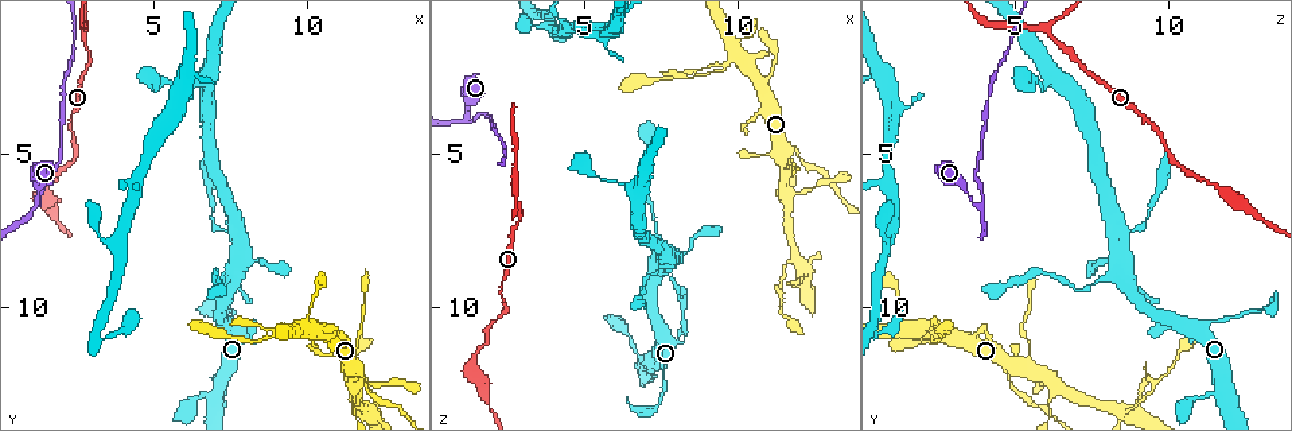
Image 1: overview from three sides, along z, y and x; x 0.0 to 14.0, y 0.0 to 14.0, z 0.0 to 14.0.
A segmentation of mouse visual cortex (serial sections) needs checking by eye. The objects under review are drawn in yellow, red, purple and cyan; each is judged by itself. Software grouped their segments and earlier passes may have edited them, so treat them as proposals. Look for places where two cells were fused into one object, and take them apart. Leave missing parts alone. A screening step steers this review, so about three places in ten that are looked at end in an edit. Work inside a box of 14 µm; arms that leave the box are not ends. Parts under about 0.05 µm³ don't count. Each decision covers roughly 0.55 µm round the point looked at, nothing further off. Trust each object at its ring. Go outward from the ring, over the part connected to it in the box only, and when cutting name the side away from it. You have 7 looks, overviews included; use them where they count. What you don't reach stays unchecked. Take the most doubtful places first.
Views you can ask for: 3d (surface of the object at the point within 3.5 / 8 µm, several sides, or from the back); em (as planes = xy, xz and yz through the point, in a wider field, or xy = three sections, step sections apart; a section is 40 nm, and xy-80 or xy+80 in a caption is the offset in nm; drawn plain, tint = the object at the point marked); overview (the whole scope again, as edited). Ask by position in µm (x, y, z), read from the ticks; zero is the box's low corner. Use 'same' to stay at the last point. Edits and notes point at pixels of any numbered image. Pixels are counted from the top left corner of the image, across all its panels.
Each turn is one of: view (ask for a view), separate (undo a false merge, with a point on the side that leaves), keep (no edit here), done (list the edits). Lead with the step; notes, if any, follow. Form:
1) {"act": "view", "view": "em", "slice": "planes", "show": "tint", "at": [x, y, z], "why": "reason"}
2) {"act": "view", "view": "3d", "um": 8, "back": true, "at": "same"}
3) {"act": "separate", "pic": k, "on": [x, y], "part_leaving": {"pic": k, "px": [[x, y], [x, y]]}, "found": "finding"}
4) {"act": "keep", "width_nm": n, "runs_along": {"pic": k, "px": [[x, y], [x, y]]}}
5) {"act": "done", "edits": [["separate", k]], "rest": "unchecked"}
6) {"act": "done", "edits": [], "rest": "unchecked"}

{"act": "view", "view": "3d", "um": 3.5, "at": [1.1, 6.7, 3.9], "why": "sharp bend"}

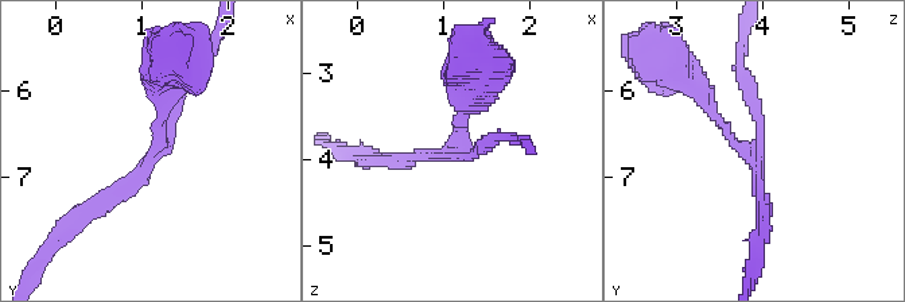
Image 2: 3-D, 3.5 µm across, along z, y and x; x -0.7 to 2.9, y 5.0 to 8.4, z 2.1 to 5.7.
{"act": "view", "view": "em", "slice": "xy", "step": 2, "show": "tint", "at": [1.20, 6.70, 3.75], "arms": 3, "arm_widths_nm": [150, 200, 200]}

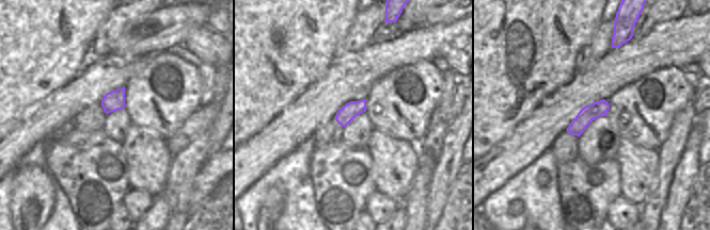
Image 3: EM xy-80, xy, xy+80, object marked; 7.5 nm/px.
{"act": "keep", "found": "continuous, no second cell"}

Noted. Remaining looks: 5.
{"act": "view", "view": "3d", "um": 3.5, "at": [11.5, 11.3, 5.5], "why": "narrows sharply"}

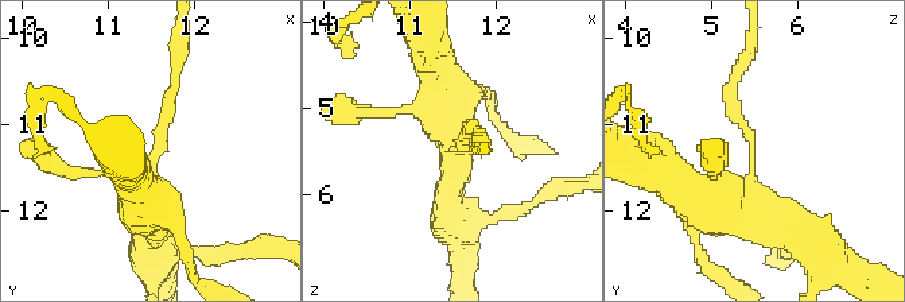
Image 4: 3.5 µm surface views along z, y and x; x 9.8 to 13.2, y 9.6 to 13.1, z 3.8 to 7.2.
{"act": "view", "view": "em", "slice": "xy", "step": 1, "show": "tint", "at": [11.55, 11.30, 5.50], "arm_widths_nm": [200, 500], "why": "now the EM"}

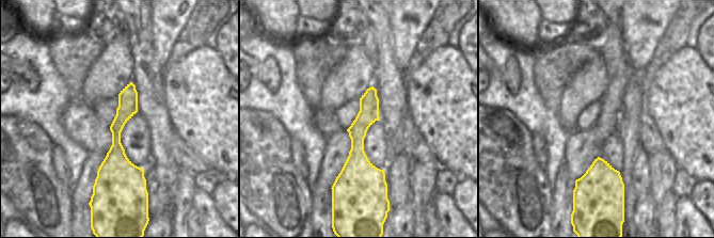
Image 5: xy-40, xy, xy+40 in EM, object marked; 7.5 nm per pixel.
{"act": "keep", "runs_along": {"pic": 4, "px": [[146, 205], [175, 72]]}, "found": "continuous, no second cell"}

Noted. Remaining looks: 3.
{"act": "view", "view": "3d", "um": 3.5, "back": true, "at": [2.7, 0.9, 5.9]}

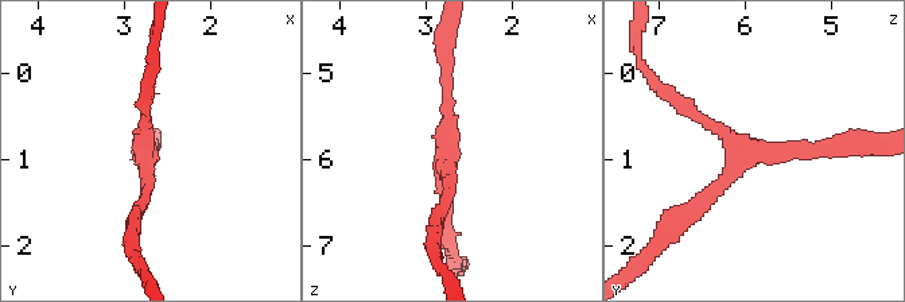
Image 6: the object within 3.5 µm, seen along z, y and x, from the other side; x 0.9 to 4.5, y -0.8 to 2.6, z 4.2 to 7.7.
{"act": "view", "view": "em", "slice": "xy", "step": 1, "show": "tint", "at": [2.80, 0.90, 6.05], "why": "need the tissue"}

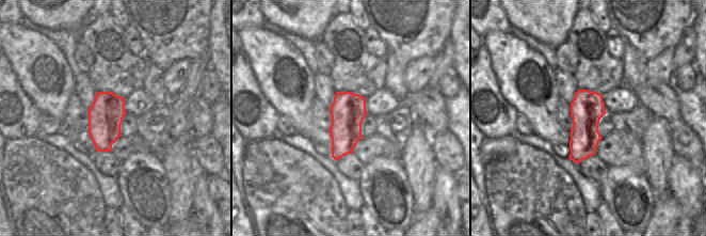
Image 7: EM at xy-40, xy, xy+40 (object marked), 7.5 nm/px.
{"act": "keep", "found": "one cell here"}

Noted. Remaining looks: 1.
{"act": "done", "edits": [], "rest": "unchecked"}

